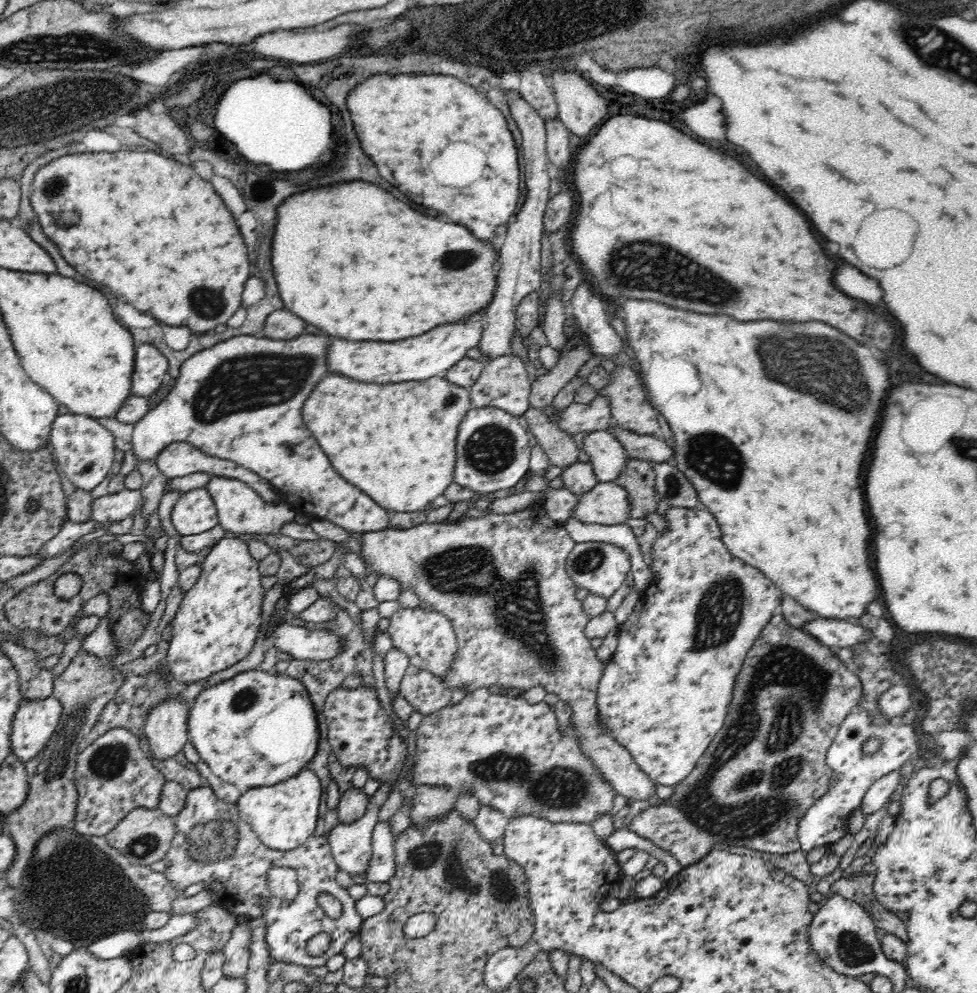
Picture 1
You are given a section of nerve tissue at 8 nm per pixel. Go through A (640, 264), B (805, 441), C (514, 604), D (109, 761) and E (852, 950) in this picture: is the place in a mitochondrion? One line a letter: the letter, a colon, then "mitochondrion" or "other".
A: mitochondrion
B: other
C: mitochondrion
D: mitochondrion
E: mitochondrion

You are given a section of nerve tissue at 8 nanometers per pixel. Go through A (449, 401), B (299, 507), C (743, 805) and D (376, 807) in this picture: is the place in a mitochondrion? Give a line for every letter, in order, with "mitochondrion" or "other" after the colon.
A: mitochondrion
B: other
C: mitochondrion
D: other

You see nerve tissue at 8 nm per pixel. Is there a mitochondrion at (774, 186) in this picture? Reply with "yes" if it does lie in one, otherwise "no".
no

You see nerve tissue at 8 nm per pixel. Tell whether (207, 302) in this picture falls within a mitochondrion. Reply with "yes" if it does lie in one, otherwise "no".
yes

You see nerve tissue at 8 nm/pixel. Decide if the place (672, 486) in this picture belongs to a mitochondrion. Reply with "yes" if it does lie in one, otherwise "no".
yes

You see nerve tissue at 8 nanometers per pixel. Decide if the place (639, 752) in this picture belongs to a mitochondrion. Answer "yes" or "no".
no

